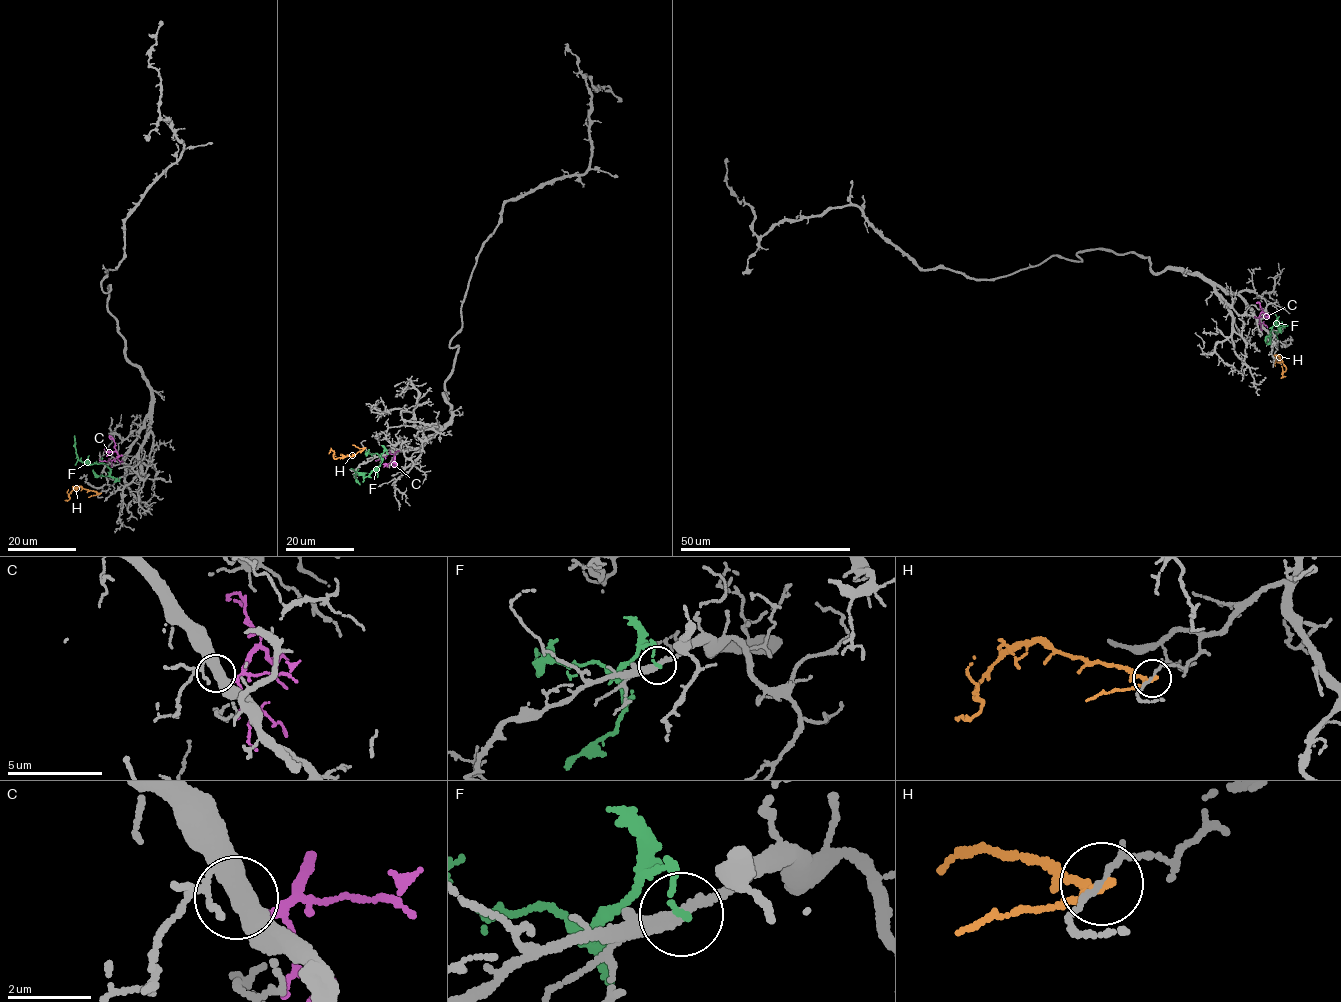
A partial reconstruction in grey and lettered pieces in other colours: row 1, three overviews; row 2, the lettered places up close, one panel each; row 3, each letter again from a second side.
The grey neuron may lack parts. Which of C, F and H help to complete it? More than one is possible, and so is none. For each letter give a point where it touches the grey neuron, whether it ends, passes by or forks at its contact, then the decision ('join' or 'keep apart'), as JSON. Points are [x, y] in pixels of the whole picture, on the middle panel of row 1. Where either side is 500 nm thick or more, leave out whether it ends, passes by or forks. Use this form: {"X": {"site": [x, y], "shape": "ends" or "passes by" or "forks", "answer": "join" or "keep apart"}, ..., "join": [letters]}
{"C": {"site": [398, 450], "shape": "ends", "answer": "join"}, "F": {"site": [387, 454], "shape": "ends", "answer": "keep apart"}, "H": {"site": [364, 448], "shape": "passes by", "answer": "keep apart"}, "join": ["C"]}

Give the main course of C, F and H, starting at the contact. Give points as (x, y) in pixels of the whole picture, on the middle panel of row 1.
C: (399, 450), (395, 454), (396, 466), (392, 465)
F: (387, 454), (384, 451), (380, 455), (380, 465), (369, 475), (355, 472), (360, 485)
H: (364, 448), (353, 455), (334, 458), (331, 450), (328, 454)

